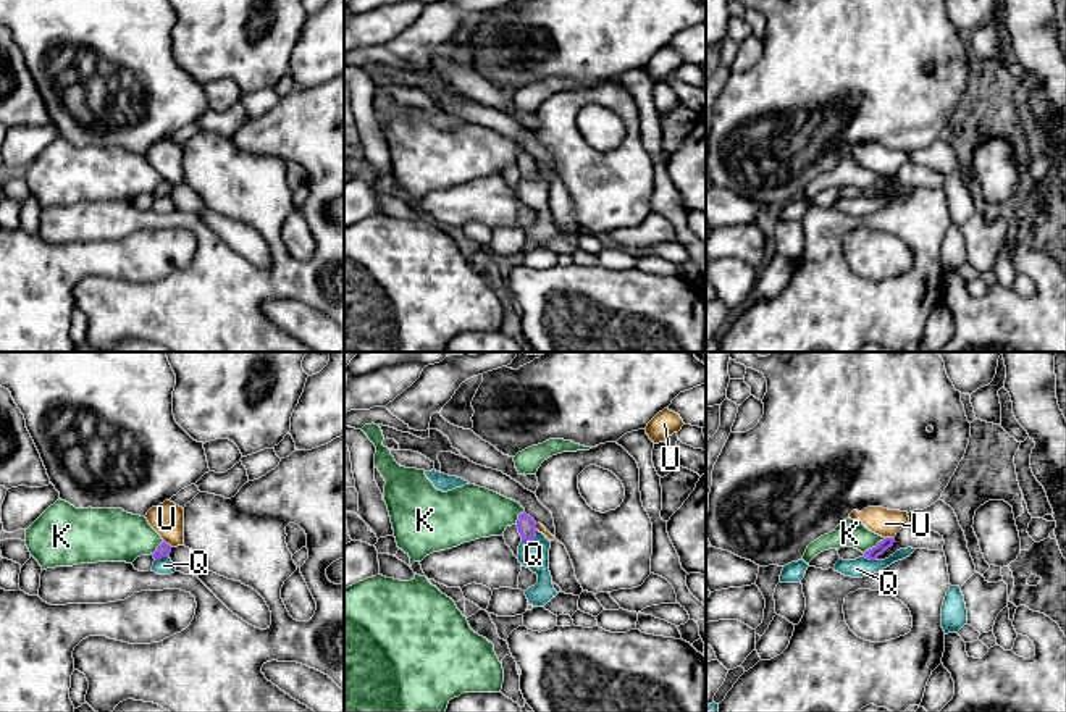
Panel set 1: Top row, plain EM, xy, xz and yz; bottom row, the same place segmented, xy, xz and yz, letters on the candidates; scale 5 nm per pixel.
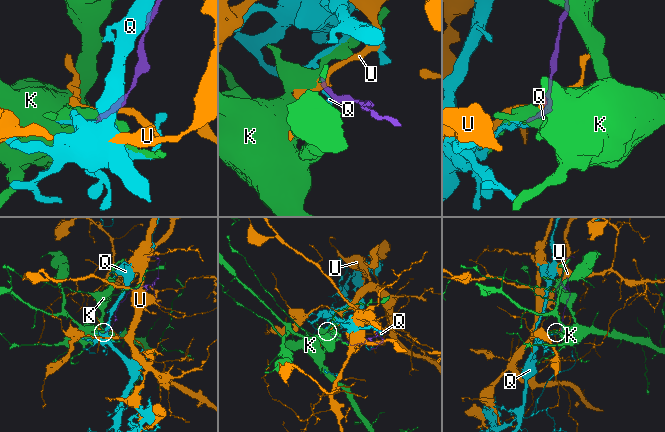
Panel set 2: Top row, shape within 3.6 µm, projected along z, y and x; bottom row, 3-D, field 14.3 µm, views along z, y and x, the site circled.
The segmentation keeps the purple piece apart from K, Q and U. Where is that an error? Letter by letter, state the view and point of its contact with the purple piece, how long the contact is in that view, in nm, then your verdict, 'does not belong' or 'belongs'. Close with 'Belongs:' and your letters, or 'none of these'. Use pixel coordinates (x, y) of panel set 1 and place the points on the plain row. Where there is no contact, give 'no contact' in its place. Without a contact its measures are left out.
K: yz (876, 184) | 140 nm | does not belong
Q: xz (532, 178) | 100 nm | does not belong
U: yz (890, 176) | 50 nm | does not belong
Belongs: none of these

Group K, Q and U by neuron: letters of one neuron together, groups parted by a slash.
K / Q / U

